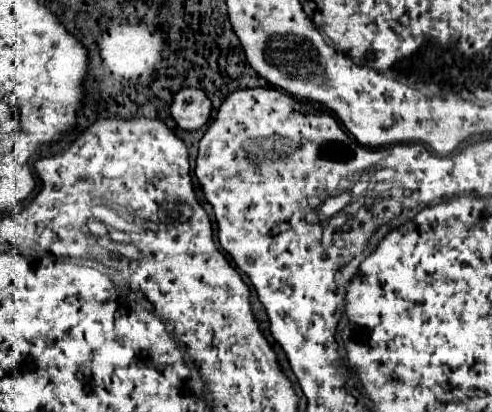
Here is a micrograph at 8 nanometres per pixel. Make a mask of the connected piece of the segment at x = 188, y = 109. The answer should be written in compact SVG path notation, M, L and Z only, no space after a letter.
M182 88L170 106L170 114L182 130L198 130L210 118L212 104L198 88Z

